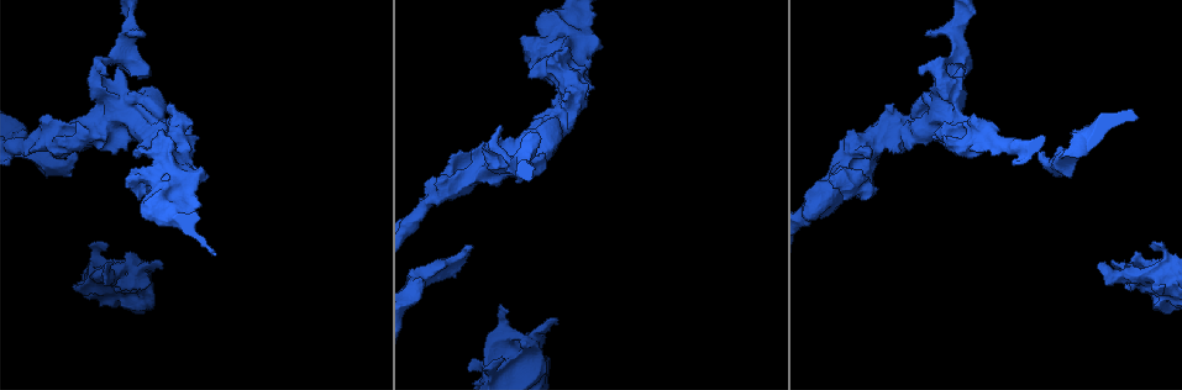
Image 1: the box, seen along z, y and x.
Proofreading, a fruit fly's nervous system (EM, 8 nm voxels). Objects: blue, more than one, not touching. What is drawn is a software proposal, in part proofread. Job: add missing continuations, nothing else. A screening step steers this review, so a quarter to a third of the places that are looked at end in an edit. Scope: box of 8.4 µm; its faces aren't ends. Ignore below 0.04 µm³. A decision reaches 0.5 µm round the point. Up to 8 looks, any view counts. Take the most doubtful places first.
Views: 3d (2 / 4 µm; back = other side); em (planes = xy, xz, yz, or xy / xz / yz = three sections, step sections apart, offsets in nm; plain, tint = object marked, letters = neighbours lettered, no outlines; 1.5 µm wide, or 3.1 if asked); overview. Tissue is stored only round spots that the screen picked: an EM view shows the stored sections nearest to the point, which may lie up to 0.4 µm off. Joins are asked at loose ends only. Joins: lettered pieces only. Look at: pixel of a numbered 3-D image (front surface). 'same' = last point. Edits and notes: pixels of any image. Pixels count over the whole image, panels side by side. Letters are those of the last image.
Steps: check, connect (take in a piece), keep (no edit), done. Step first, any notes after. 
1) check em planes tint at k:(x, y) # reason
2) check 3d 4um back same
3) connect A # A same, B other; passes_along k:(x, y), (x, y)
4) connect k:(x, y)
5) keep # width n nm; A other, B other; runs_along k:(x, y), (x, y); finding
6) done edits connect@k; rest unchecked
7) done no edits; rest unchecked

check 3d 4um at 1:(1045, 154) # branch stops here

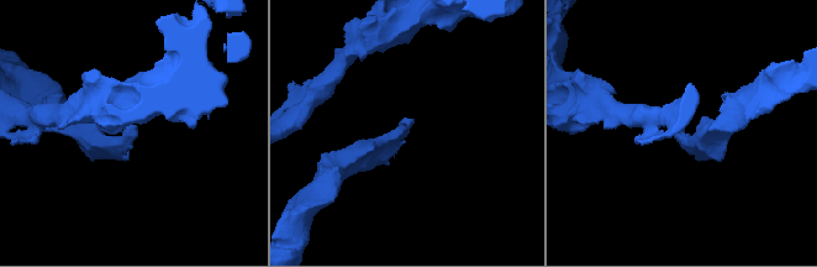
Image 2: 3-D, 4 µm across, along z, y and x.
check em planes letters at 2:(130, 127)

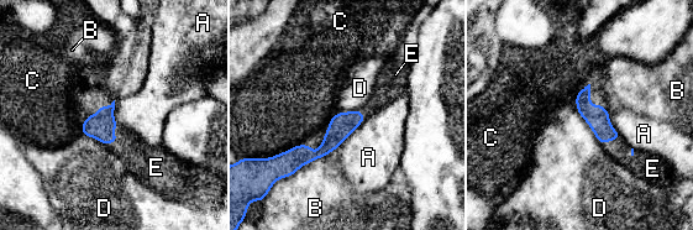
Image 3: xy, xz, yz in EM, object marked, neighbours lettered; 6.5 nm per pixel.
connect E # A other, B other, C other, D other, E same; it goes on there

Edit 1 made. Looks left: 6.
check em xz step 8 letters at 1:(1112, 264) # an open end

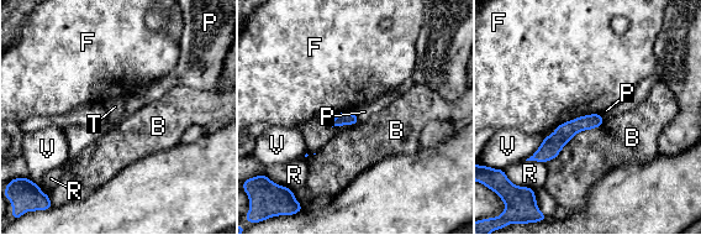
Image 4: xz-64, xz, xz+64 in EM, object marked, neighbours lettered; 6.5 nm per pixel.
keep # B other, F other, P other, R other, T other, V other; none of them fits

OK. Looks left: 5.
check 3d 2um at 1:(140, 34) # free end

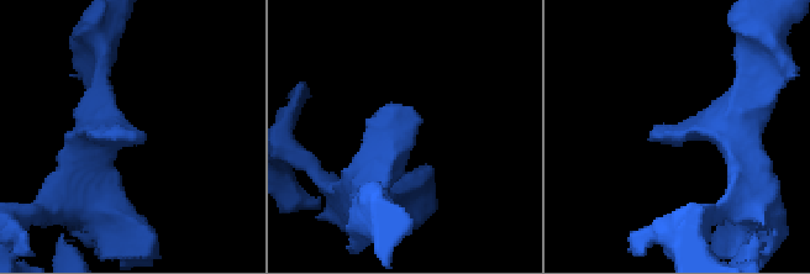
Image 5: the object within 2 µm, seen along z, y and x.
check em planes letters at 5:(412, 113) # now the EM

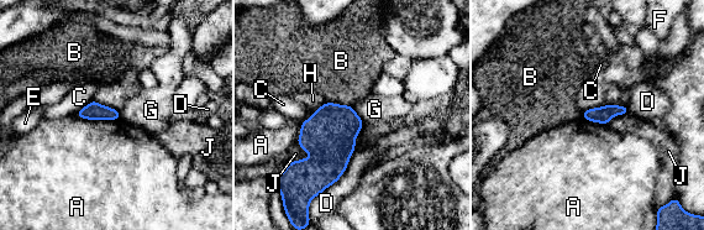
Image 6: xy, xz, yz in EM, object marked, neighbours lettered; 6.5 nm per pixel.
keep # longest_contact D 380 nm; A other, B other, C other, D other, E other, F other, G other, H other, J other; border 6:(352, 106), (363, 123); none of them fits

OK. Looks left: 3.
done edits connect@3; rest unchecked

